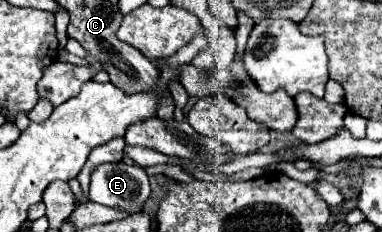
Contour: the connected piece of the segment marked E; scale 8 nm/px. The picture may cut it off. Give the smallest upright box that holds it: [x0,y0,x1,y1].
[88,161,150,213]

